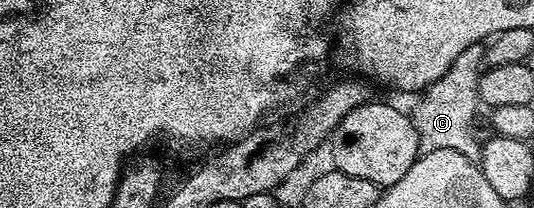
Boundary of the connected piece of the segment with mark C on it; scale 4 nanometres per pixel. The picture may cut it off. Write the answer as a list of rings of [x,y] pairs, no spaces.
[[[474,43],[457,57],[453,65],[431,87],[426,88],[421,98],[411,109],[414,127],[417,129],[421,153],[435,149],[453,149],[476,160],[481,150],[481,141],[475,133],[475,111],[480,108],[479,79],[486,62],[486,44]]]

